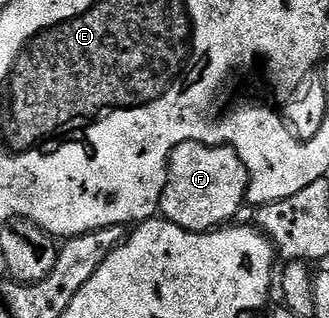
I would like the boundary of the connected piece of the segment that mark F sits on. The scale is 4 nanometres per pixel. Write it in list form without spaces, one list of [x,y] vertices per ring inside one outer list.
[[[184,142],[172,151],[170,175],[161,194],[159,211],[169,223],[206,234],[234,220],[246,204],[248,191],[249,170],[236,150],[228,145],[211,147],[199,142]]]

